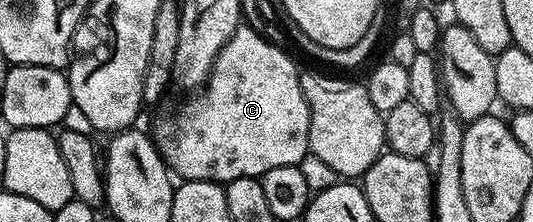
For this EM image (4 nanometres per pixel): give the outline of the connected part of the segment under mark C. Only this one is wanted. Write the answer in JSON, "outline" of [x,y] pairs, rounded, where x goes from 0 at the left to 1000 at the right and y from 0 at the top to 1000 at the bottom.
{"outline":[[[463,104],[452,108],[405,257],[379,414],[362,432],[368,437],[362,455],[349,459],[330,532],[300,527],[281,581],[317,766],[345,815],[426,824],[448,797],[488,797],[499,770],[514,770],[514,752],[561,743],[580,689],[582,500],[563,387],[565,315],[555,311],[553,288],[557,279],[493,144],[482,144]]]}

